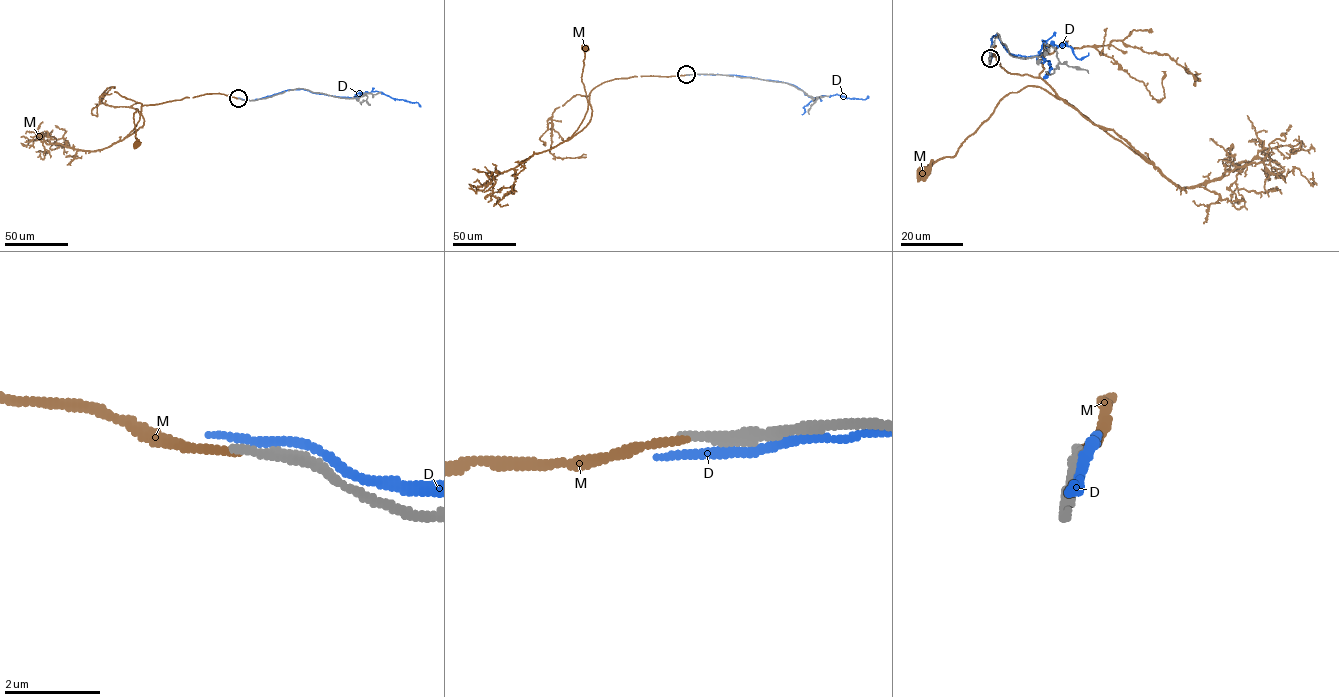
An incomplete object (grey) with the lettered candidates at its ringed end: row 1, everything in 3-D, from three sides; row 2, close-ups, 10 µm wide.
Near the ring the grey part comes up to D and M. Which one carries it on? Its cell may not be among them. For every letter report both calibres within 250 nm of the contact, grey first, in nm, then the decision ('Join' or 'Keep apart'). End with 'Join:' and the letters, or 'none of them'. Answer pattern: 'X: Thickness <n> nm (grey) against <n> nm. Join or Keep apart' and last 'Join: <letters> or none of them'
D: Thickness 200 nm (grey) against 170 nm. Keep apart
M: Thickness 200 nm (grey) against 140 nm. Keep apart
Join: none of them

